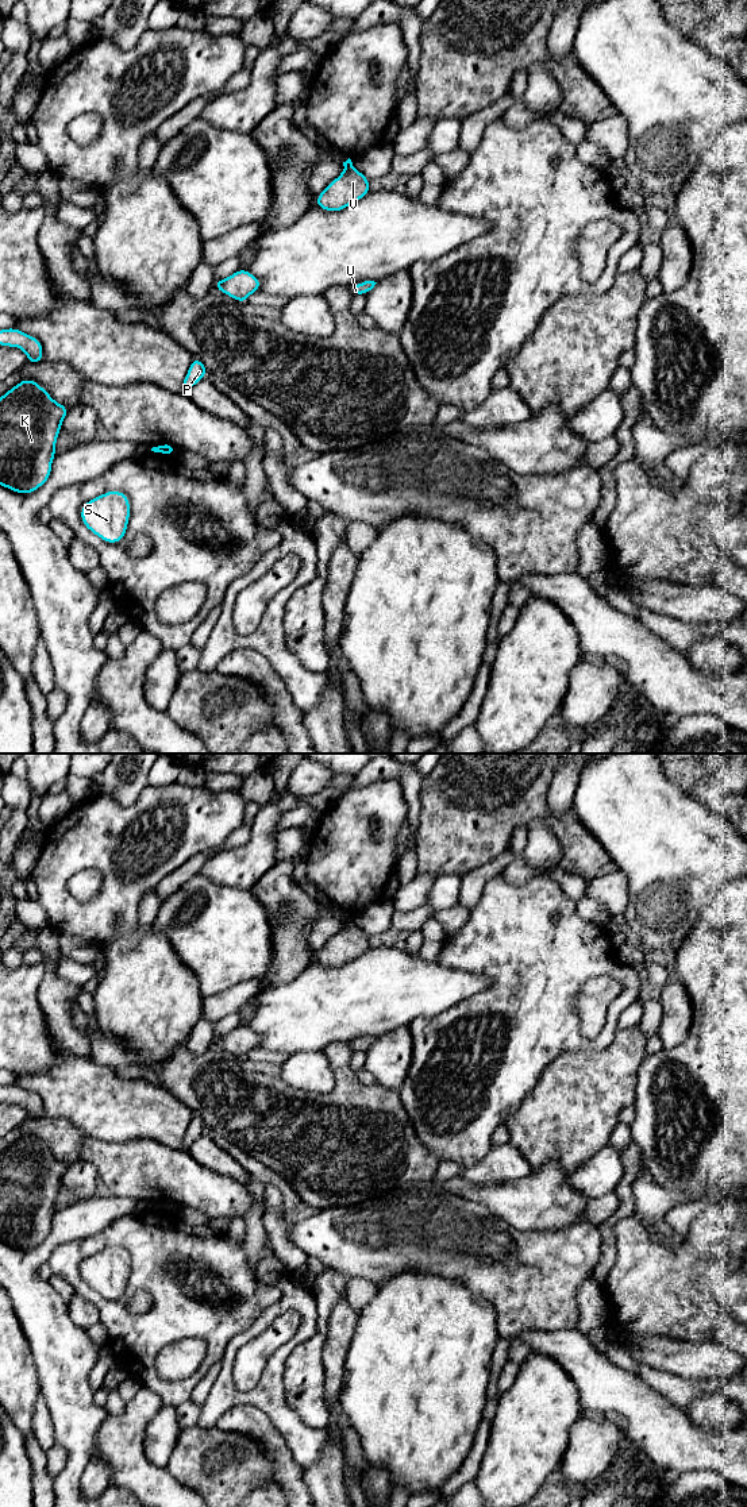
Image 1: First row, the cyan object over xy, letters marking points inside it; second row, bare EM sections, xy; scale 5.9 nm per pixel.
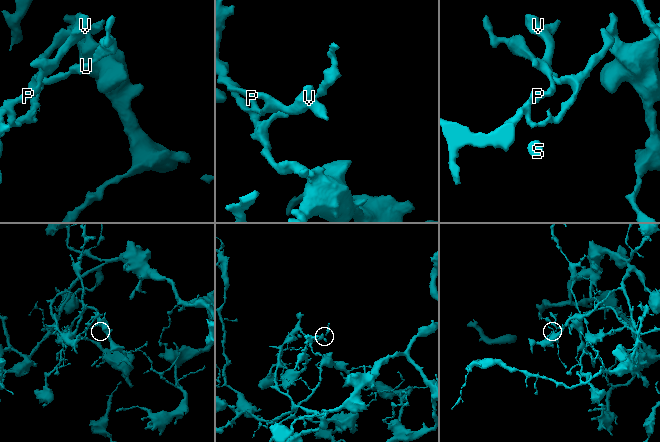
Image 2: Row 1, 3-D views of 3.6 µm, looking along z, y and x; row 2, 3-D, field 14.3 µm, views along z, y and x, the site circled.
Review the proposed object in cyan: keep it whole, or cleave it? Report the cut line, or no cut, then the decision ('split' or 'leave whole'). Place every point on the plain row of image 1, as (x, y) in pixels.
xy (156, 1203), (157, 1207) | split

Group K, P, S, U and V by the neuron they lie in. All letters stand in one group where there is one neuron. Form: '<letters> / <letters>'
K P S V / U

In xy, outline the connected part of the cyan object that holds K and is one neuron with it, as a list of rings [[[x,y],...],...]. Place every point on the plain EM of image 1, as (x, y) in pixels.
[[[22,1136],[0,1153],[0,1241],[20,1250],[31,1250],[51,1230],[55,1199],[70,1164],[54,1157],[32,1136]]]

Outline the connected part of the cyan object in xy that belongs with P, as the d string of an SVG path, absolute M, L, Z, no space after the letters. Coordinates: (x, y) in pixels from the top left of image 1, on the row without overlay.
M195 1114L184 1136L184 1146L188 1149L203 1133L208 1132L205 1121Z

